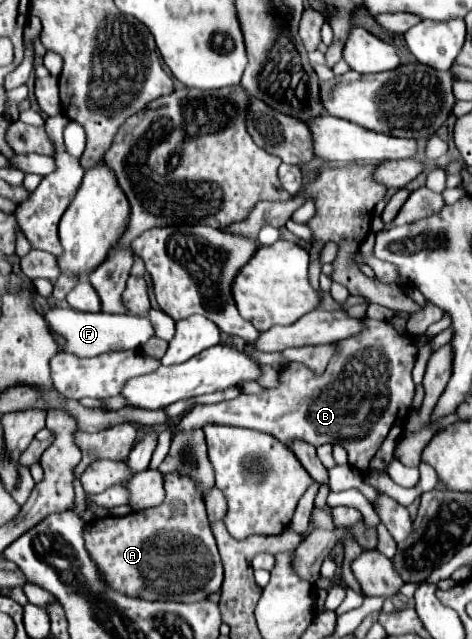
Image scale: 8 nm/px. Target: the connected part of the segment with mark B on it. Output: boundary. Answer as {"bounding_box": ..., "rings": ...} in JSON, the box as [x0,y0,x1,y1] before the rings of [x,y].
{"bounding_box":[174,317,418,473],"rings":[[[364,317],[364,321],[366,321],[366,329],[362,329],[358,337],[348,337],[346,341],[336,343],[336,353],[322,375],[314,375],[312,371],[300,371],[302,369],[300,363],[290,363],[286,369],[282,369],[282,377],[278,377],[276,389],[264,389],[258,395],[240,393],[232,401],[198,405],[180,419],[180,423],[174,427],[174,433],[194,431],[216,423],[216,425],[262,431],[274,435],[284,445],[290,445],[292,439],[302,439],[314,447],[320,447],[324,443],[336,443],[348,451],[348,463],[358,471],[362,473],[386,471],[388,463],[394,459],[394,447],[398,435],[402,435],[406,417],[410,415],[410,407],[414,399],[412,367],[418,349],[412,335],[398,333],[388,321],[378,321],[370,317]]]}

